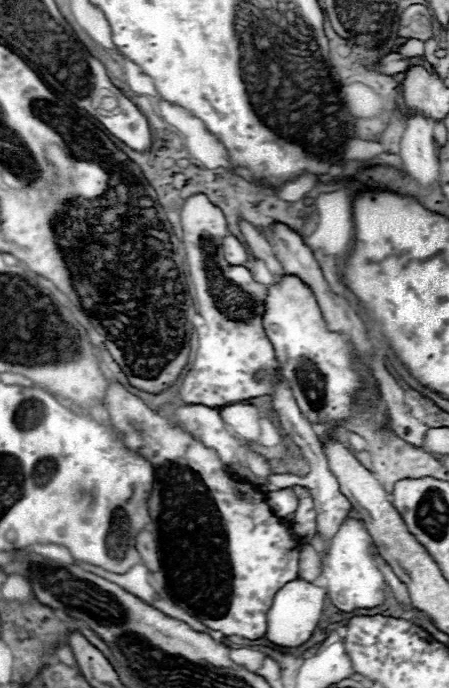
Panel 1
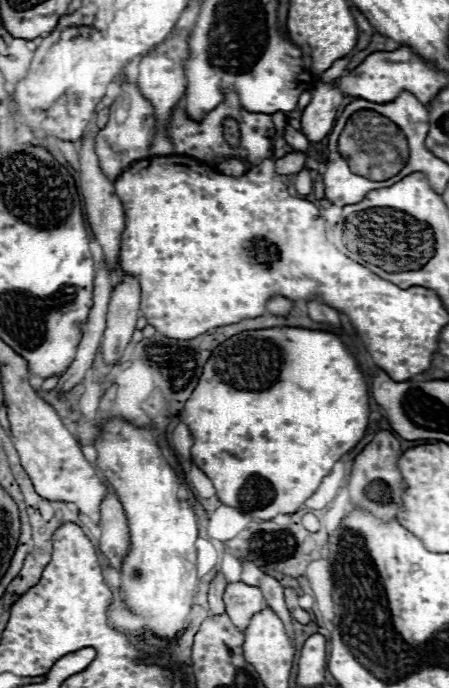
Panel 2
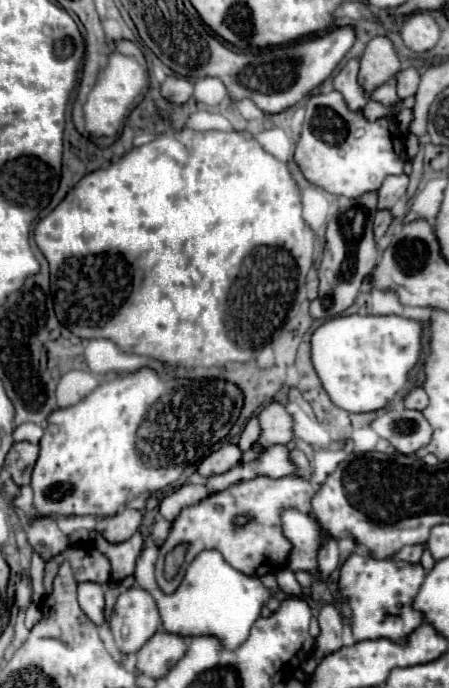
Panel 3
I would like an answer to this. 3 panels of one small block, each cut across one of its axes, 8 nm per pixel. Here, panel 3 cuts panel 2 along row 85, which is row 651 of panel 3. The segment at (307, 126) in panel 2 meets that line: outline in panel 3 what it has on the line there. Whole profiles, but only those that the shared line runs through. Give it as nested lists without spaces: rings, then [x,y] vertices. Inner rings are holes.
[[[324,604],[320,614],[318,614],[318,624],[320,624],[320,636],[316,638],[316,658],[324,658],[326,654],[336,652],[342,648],[342,618],[338,610],[332,604]]]

